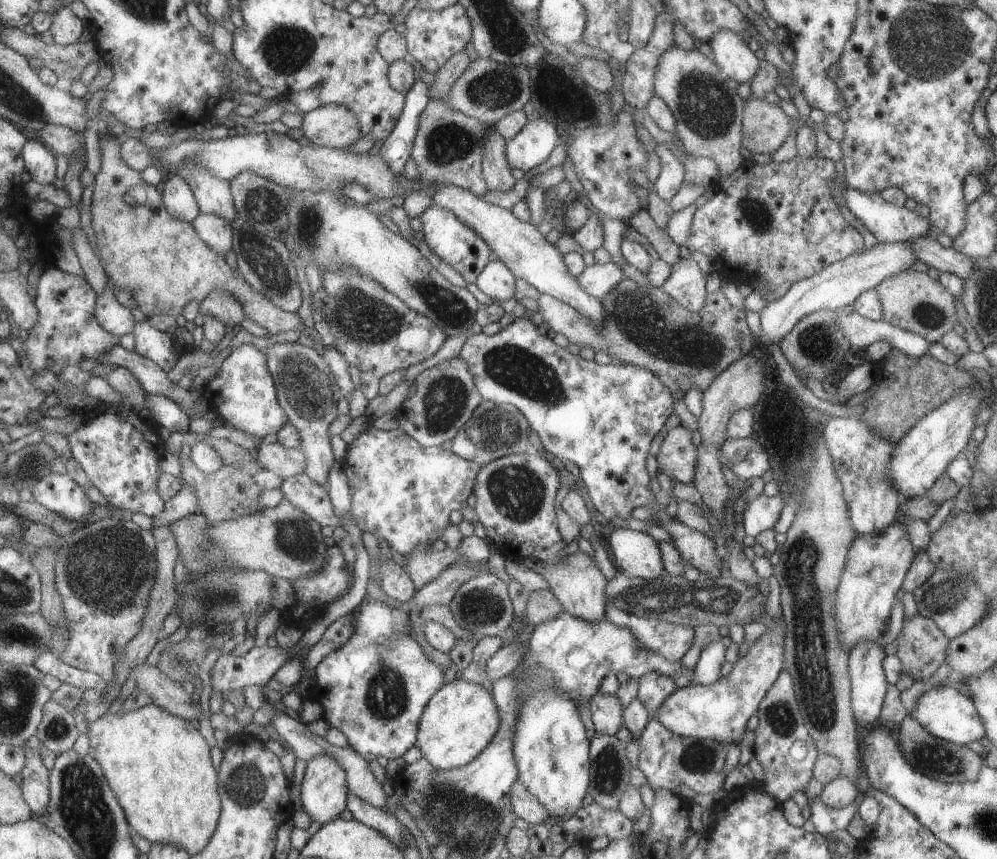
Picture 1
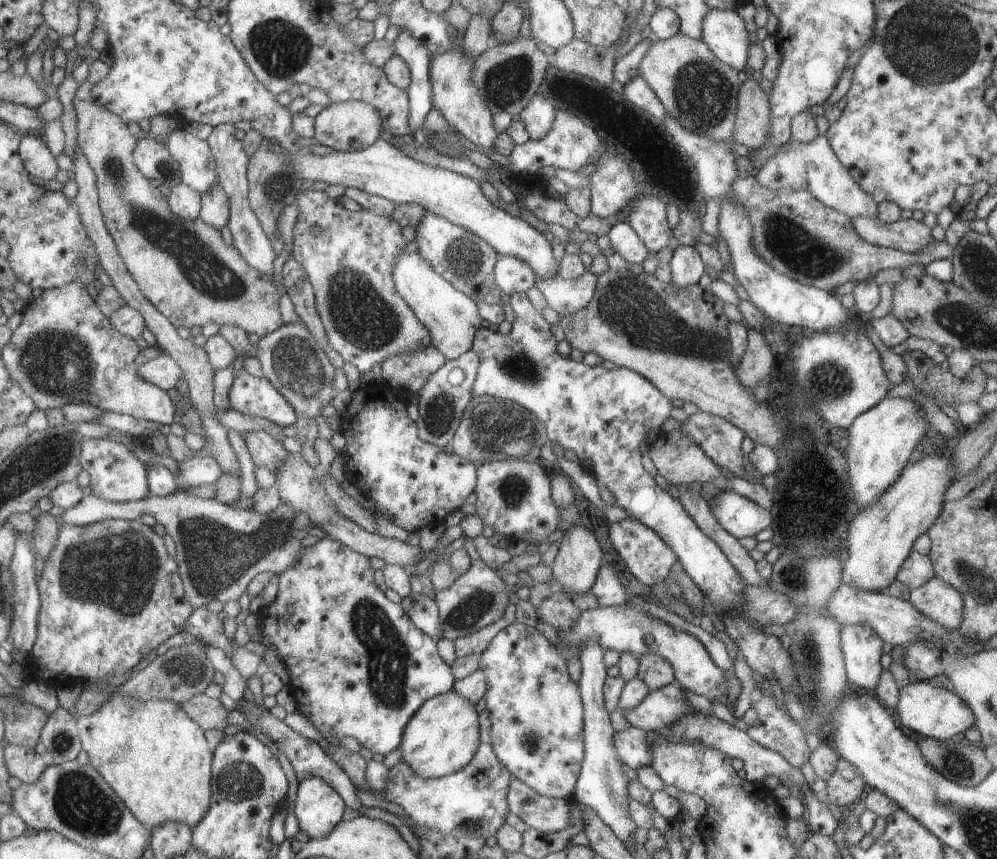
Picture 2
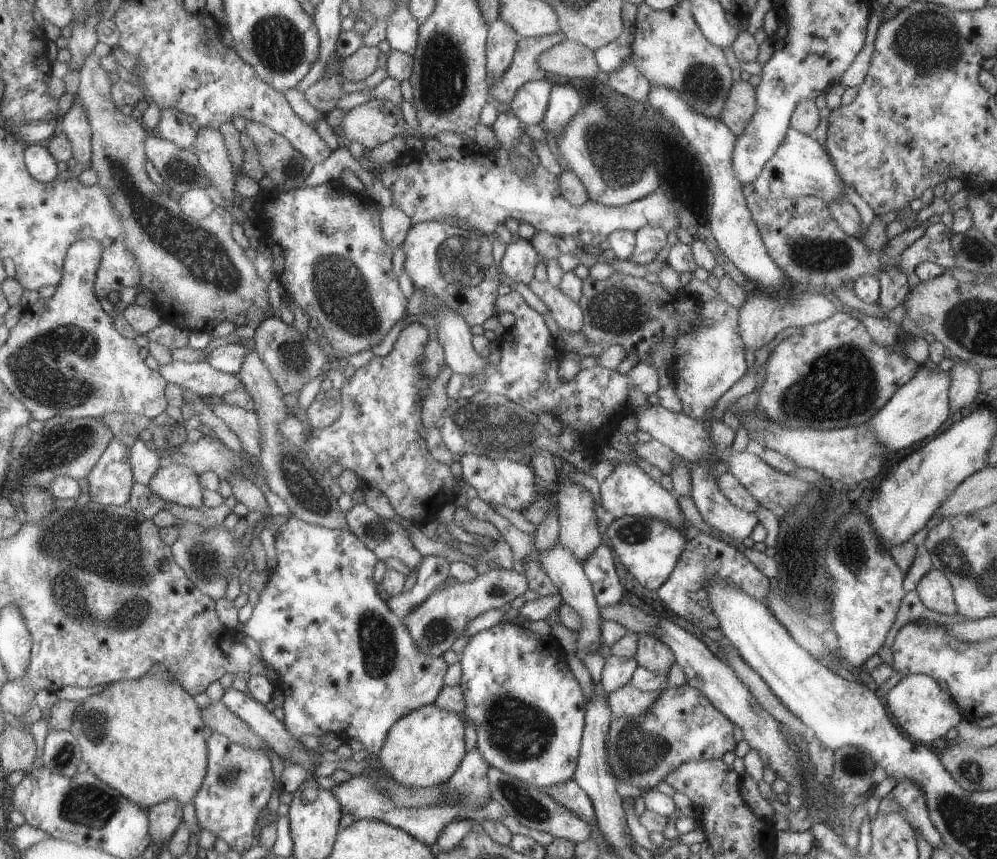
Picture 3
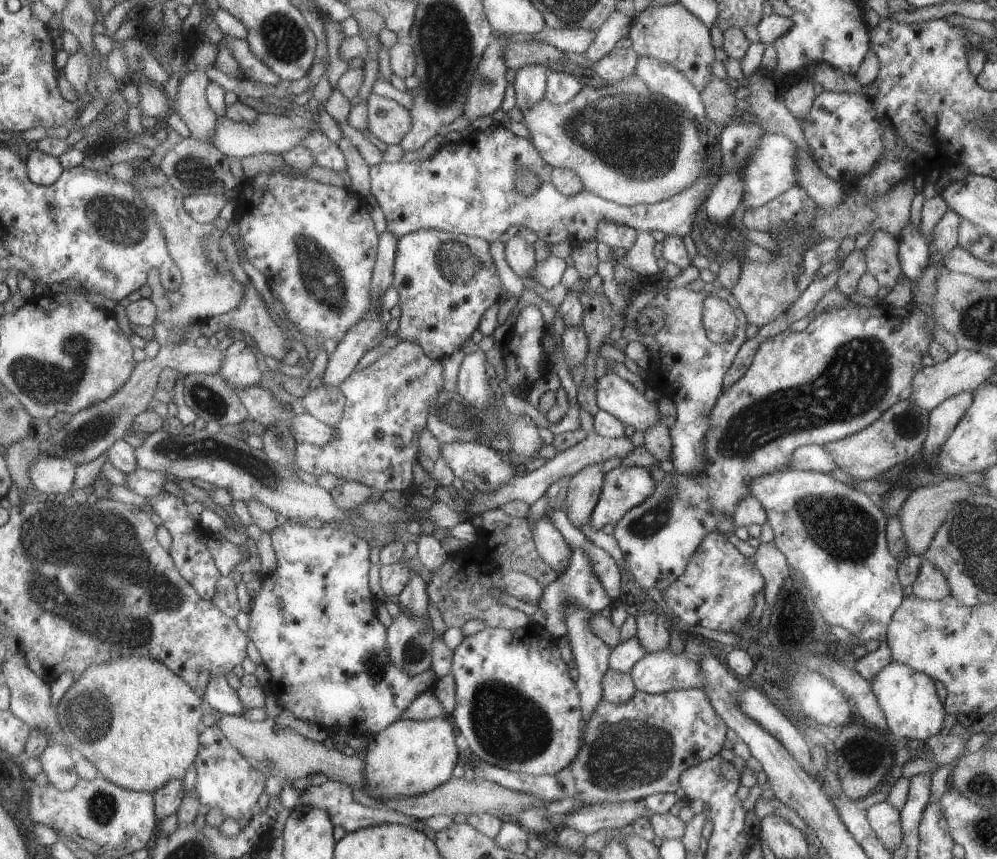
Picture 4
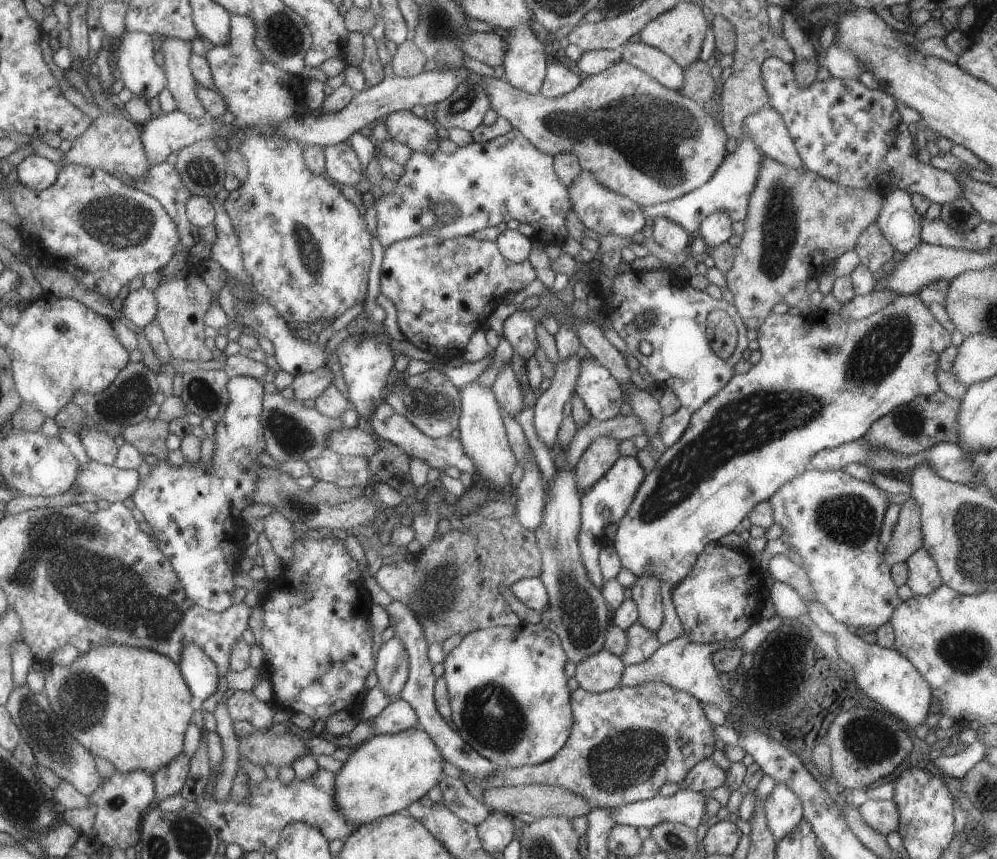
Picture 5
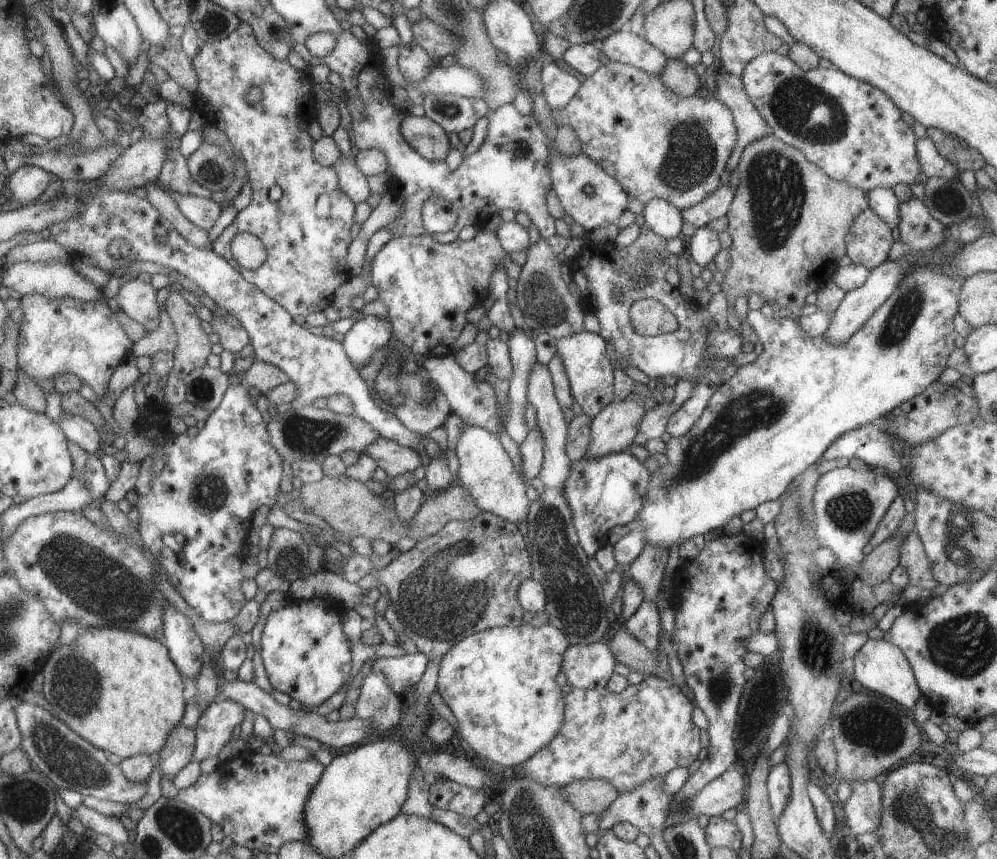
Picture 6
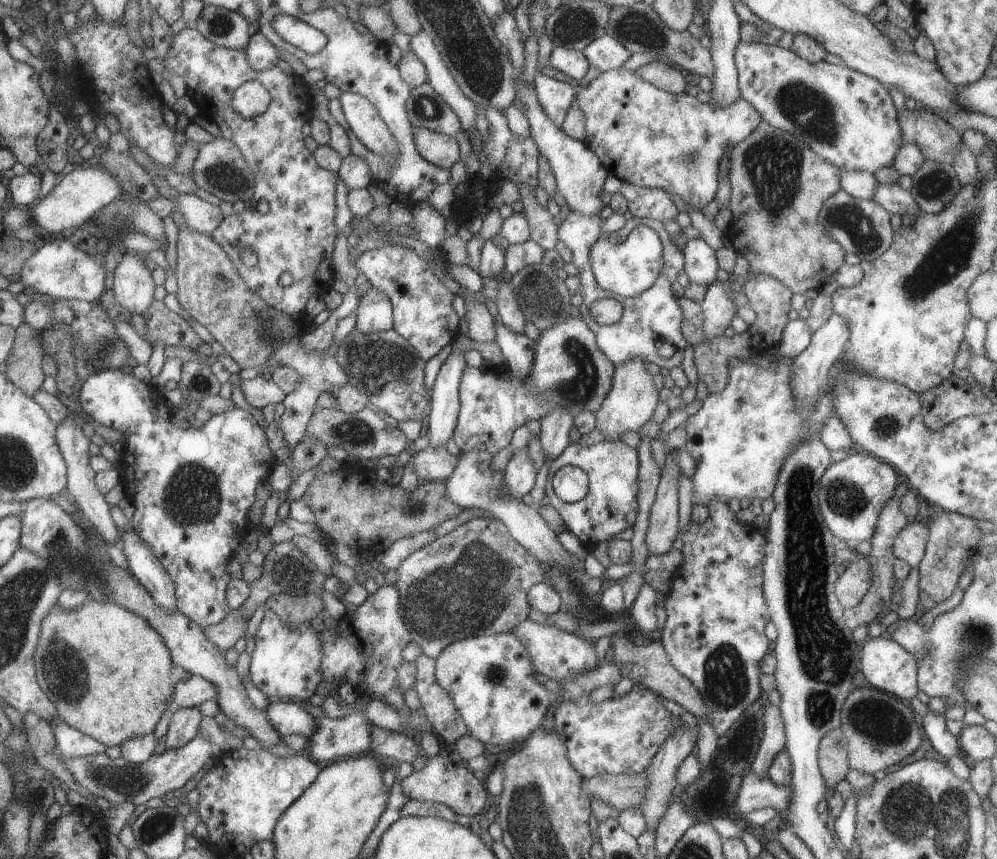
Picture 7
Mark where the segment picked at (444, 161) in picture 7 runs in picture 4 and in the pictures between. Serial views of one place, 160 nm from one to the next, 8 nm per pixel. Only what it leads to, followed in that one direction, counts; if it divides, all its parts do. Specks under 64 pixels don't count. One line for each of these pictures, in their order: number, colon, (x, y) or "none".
4: (388, 121)
5: (417, 133)
6: (429, 140)

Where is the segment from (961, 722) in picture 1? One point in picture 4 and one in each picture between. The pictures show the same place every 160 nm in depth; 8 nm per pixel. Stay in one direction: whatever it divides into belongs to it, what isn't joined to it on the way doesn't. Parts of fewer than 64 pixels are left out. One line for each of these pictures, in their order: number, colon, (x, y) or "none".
2: (935, 713)
3: (918, 706)
4: (907, 698)

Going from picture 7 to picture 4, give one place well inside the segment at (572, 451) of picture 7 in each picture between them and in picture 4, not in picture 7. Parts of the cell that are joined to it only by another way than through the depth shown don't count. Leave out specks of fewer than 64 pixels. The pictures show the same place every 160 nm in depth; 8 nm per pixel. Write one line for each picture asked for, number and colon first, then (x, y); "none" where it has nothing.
4: (623, 487)
5: (607, 499)
6: (603, 492)

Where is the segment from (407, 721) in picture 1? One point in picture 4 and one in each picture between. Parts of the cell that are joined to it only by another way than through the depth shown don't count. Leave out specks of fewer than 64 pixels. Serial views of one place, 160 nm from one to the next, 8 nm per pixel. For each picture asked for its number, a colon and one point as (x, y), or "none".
2: (358, 667)
3: (345, 663)
4: (313, 621)

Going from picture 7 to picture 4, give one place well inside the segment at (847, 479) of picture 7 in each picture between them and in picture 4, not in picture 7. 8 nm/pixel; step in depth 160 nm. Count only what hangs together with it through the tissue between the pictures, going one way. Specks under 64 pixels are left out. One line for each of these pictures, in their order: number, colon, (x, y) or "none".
4: (835, 535)
5: (833, 521)
6: (848, 504)

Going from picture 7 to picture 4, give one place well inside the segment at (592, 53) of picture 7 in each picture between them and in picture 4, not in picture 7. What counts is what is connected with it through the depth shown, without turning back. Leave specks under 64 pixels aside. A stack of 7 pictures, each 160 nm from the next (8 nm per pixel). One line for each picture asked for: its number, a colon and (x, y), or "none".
4: (659, 78)
5: (656, 64)
6: (624, 47)

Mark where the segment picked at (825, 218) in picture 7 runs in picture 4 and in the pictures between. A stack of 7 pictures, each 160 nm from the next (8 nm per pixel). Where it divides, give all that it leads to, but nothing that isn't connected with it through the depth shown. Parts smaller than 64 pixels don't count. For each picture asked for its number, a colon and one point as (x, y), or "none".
4: (880, 254)
5: (873, 250)
6: (867, 241)

